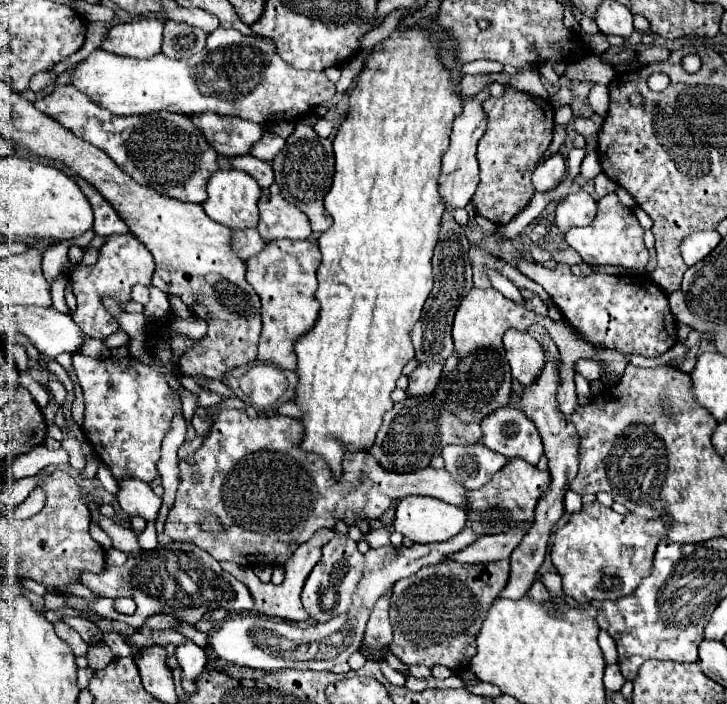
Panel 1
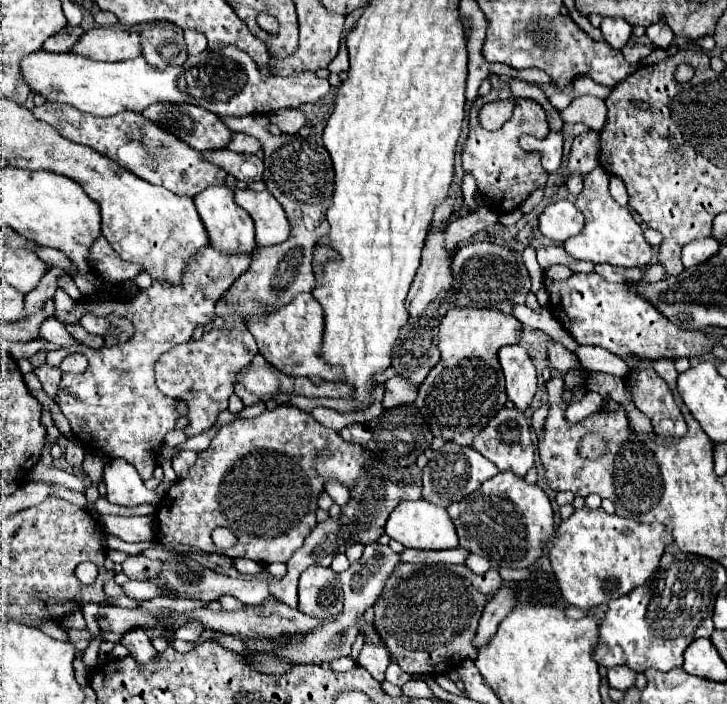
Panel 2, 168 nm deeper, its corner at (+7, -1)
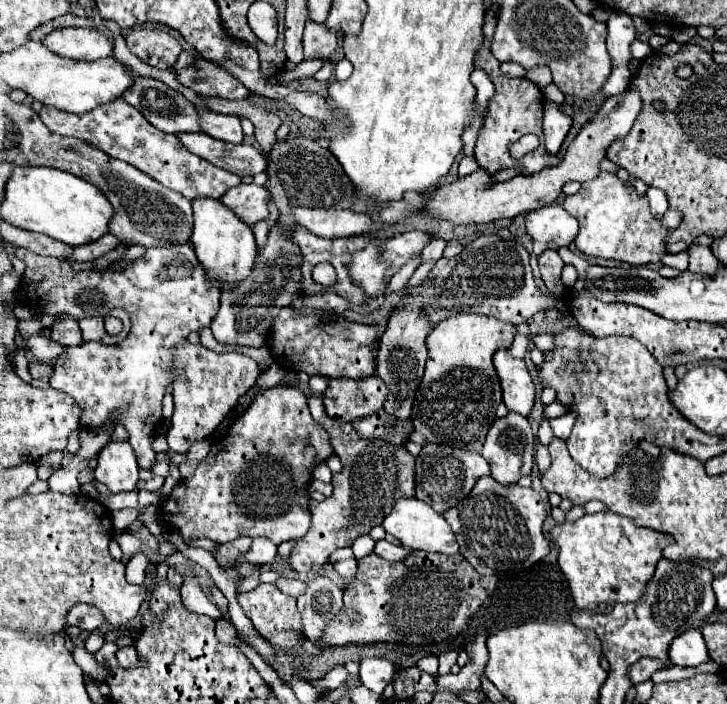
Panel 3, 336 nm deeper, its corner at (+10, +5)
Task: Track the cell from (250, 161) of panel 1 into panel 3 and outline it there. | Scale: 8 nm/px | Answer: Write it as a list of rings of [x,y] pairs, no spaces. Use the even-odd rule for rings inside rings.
[[[182,133],[178,135],[184,147],[188,147],[194,155],[214,163],[216,167],[228,169],[236,175],[256,175],[266,169],[266,159],[254,147],[240,143],[224,143],[206,133]]]

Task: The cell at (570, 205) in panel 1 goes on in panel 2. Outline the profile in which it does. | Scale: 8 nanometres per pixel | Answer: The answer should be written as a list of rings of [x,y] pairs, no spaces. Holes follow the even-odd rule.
[[[567,199],[547,205],[539,215],[539,231],[555,243],[565,243],[569,237],[581,233],[583,223],[583,215]]]

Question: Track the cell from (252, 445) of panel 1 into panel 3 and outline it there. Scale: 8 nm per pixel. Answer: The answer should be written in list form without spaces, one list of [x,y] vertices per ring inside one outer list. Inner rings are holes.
[[[272,387],[256,395],[252,405],[240,415],[228,433],[212,443],[212,451],[204,461],[198,463],[192,477],[182,479],[172,493],[160,503],[162,519],[172,527],[184,543],[192,539],[212,539],[216,543],[232,543],[240,535],[266,537],[274,545],[298,539],[306,535],[310,527],[310,479],[312,469],[334,455],[330,437],[324,427],[320,427],[306,403],[306,395],[296,387]]]

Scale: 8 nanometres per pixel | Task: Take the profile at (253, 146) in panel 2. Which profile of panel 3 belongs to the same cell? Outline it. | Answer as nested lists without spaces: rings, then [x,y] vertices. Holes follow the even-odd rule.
[[[198,109],[202,117],[202,131],[214,139],[228,141],[228,143],[242,143],[244,133],[240,127],[240,119],[232,115],[220,115],[214,111]]]

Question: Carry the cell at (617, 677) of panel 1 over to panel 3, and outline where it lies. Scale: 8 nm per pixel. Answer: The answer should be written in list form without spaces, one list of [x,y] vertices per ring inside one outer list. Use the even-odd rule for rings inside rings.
[[[642,659],[642,661],[636,661],[634,665],[630,665],[628,677],[630,677],[630,681],[632,681],[634,685],[638,685],[638,683],[642,683],[642,681],[648,681],[654,671],[664,669],[664,667],[670,667],[670,663],[664,665],[664,663],[658,661],[658,659]]]

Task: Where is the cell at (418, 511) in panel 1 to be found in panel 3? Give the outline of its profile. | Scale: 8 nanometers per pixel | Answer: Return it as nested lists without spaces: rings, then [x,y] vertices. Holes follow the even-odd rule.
[[[416,497],[398,499],[392,513],[384,519],[382,527],[386,529],[386,533],[392,533],[402,545],[406,545],[412,551],[422,549],[422,551],[436,551],[436,553],[446,553],[446,555],[454,555],[460,551],[456,537],[450,525],[446,523],[446,519],[438,515],[426,501],[418,501]]]

